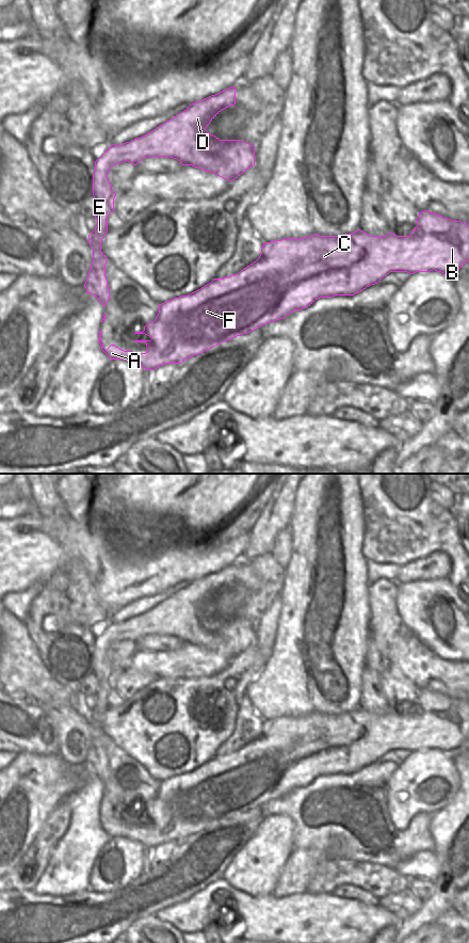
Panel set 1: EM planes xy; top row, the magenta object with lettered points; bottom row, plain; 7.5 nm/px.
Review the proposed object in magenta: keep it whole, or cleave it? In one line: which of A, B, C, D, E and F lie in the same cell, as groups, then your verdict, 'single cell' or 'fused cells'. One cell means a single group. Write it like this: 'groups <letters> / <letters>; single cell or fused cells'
groups A B C D E F; single cell

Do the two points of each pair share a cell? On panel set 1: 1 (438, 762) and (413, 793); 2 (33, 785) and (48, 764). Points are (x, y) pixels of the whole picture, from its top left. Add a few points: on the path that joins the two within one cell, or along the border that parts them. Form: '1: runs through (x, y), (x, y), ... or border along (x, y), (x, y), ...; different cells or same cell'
1: runs through (433, 769), (417, 785); same cell
2: runs through (38, 780), (48, 769); same cell

